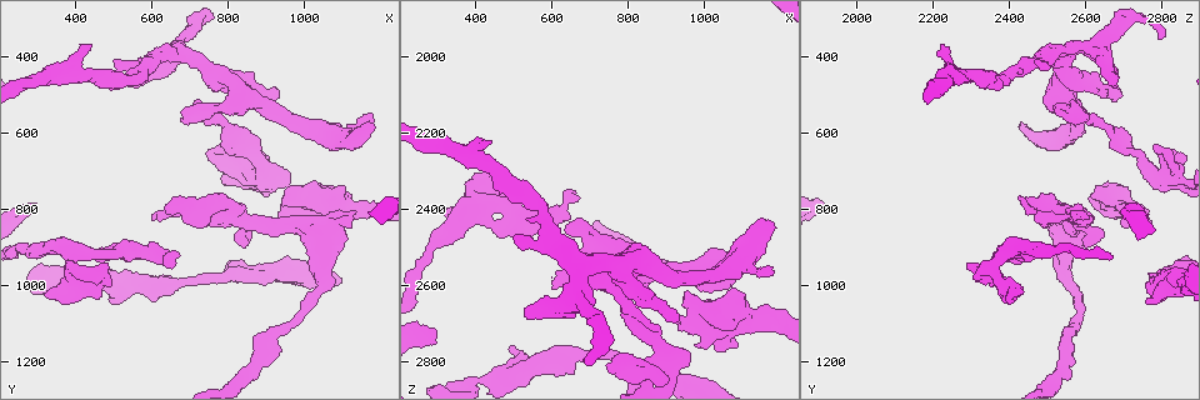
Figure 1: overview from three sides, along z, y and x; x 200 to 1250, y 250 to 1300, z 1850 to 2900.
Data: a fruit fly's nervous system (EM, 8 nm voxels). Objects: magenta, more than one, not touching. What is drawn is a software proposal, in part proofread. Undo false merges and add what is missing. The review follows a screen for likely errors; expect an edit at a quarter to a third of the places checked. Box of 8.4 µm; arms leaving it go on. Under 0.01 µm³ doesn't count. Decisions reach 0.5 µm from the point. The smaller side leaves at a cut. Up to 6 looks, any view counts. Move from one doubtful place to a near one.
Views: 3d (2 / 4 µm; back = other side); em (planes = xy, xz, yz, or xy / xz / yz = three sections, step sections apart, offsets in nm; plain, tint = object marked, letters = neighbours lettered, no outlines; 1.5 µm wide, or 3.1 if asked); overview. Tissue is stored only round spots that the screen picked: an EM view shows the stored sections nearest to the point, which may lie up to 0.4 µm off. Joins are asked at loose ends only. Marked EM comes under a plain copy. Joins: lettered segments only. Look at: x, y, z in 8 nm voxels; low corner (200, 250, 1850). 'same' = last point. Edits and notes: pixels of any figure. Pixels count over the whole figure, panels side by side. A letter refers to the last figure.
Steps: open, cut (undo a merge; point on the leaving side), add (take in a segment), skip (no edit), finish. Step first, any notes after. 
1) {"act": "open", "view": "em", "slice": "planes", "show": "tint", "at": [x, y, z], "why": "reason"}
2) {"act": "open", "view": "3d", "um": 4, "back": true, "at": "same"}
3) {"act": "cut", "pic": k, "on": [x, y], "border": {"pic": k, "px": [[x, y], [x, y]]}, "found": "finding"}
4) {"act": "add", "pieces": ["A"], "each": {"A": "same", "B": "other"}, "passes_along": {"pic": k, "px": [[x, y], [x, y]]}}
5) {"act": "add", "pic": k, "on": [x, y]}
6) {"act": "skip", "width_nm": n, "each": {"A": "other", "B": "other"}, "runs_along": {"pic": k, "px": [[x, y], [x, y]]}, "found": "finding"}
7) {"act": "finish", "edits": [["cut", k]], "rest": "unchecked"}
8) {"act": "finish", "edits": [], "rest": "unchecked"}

{"act": "open", "view": "em", "slice": "planes", "show": "letters", "at": [485, 1050, 2765]}

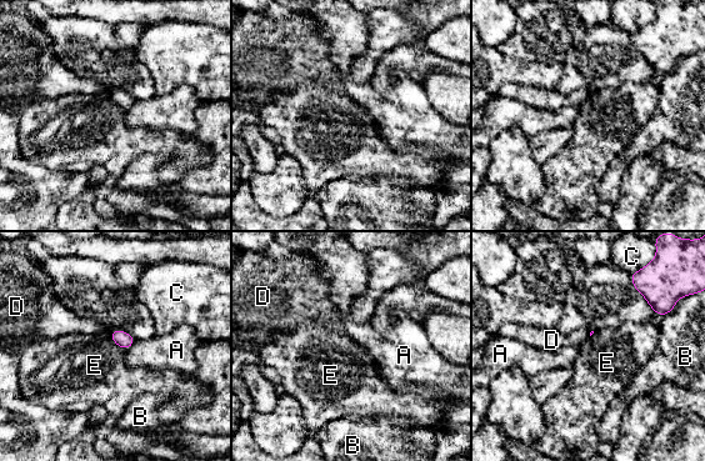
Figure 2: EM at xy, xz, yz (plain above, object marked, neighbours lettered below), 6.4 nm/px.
{"act": "skip", "longest_contact_nm": ["E", 130], "each": {"A": "other", "B": "other", "C": "other", "D": "other", "E": "other"}, "found": "no lettered segment goes on from it"}

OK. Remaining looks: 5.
{"act": "open", "view": "3d", "um": 4, "at": [865, 705, 2820], "why": "two arms at a narrow angle"}

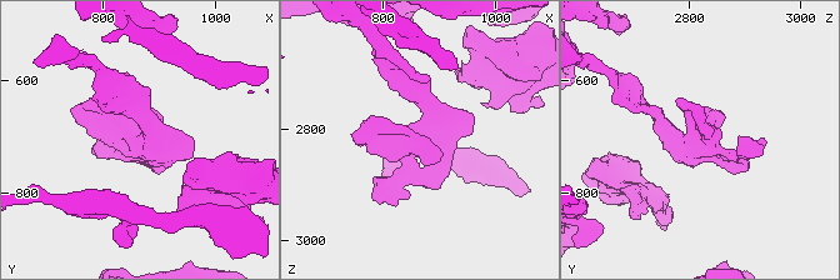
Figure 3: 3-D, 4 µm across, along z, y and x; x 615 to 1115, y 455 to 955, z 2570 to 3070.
{"act": "open", "view": "em", "slice": "planes", "show": "letters", "at": [855, 705, 2820], "why": "shape alone is not enough"}

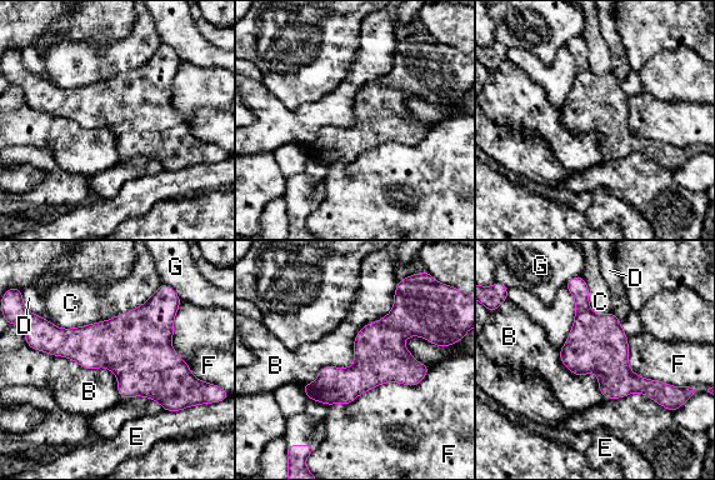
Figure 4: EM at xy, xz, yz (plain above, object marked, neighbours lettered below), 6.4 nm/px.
{"act": "skip", "longest_contact_nm": ["B", 900], "each": {"B": "other", "C": "other", "D": "other", "E": "other", "F": "other", "G": "other"}, "runs_along": {"pic": 4, "px": [[444, 338], [403, 329], [348, 384], [306, 388]]}, "found": "all the same neuron"}

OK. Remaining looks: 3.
{"act": "open", "view": "3d", "um": 4, "at": [655, 770, 2435], "why": "an open end"}

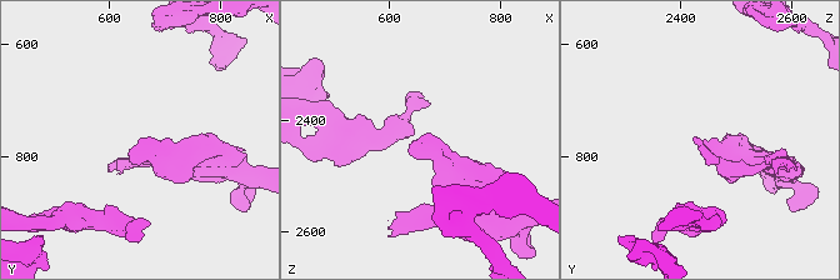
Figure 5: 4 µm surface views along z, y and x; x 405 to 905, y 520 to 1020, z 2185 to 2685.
{"act": "open", "view": "em", "slice": "yz", "step": 8, "show": "letters", "at": [655, 770, 2435]}

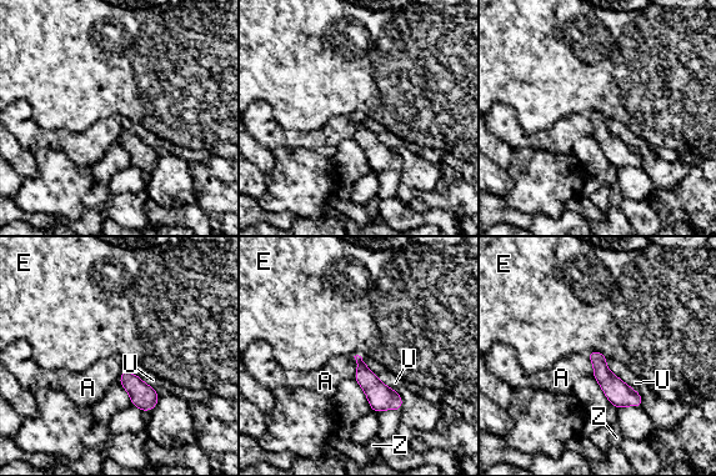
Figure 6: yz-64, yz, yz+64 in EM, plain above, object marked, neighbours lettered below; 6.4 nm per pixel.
{"act": "open", "view": "em", "slice": "planes", "show": "letters", "at": "same", "why": "cut it another way"}

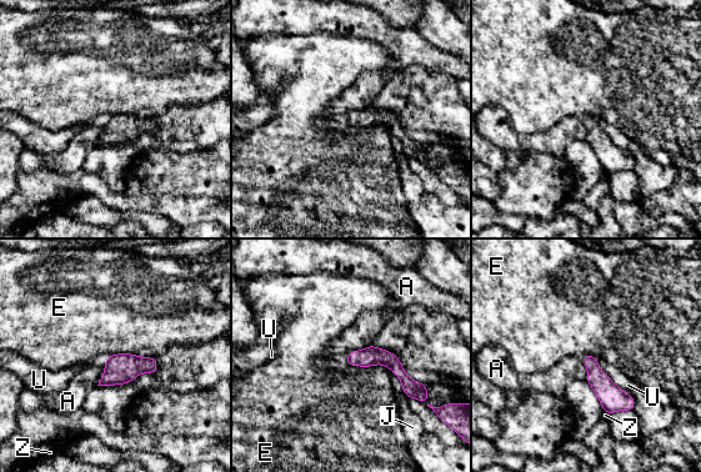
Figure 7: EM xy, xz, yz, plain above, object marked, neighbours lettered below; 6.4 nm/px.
{"act": "skip", "longest_contact_nm": ["E", 340], "each": {"A": "other", "E": "other", "J": "other", "U": "other", "Z": "other"}, "found": "none of them fits"}

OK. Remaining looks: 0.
{"act": "finish", "edits": [], "rest": "unchecked"}

